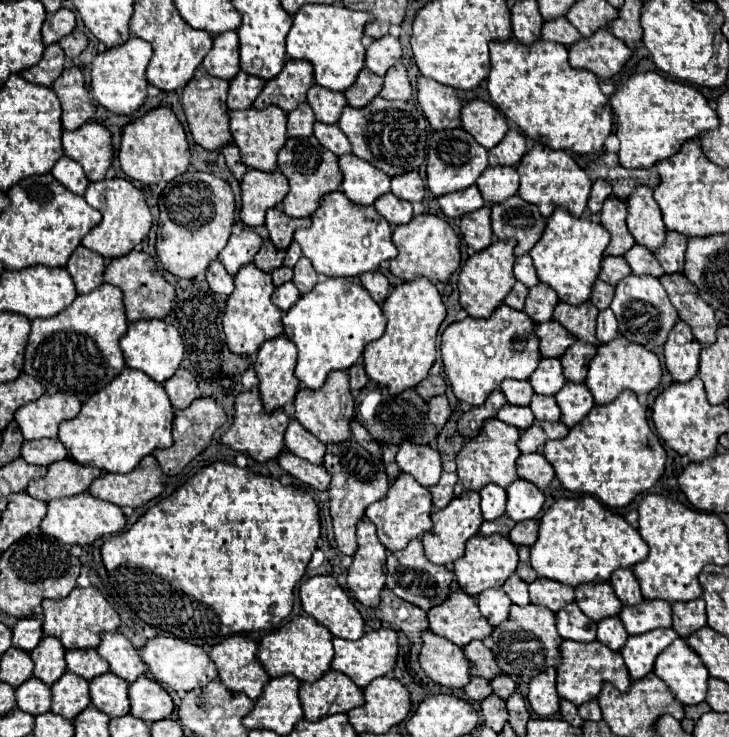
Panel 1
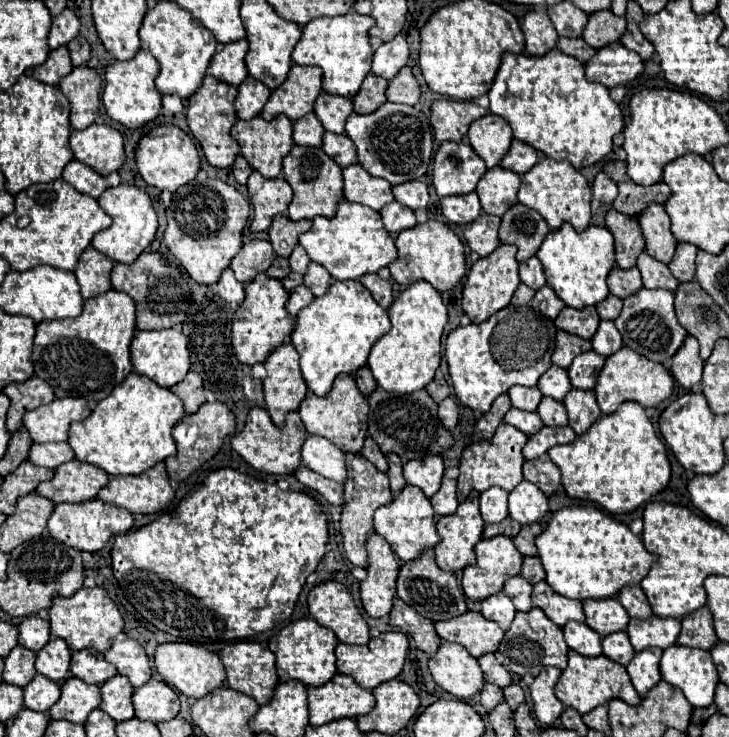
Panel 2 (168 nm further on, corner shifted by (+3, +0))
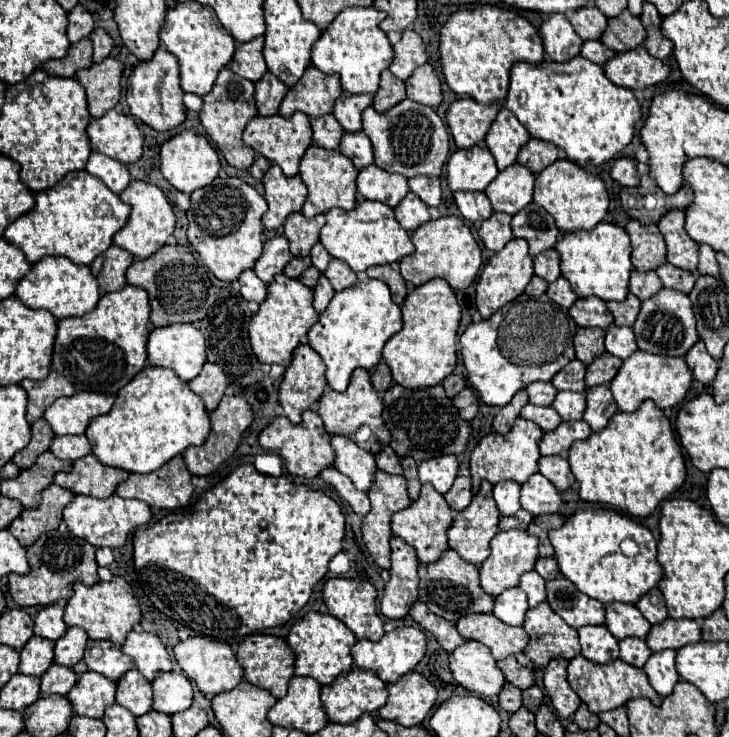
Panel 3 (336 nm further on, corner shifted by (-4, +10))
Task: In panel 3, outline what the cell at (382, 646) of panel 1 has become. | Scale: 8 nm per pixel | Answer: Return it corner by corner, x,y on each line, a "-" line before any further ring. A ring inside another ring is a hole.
402,626
392,632
386,632
380,642
358,640
352,646
354,666
362,670
374,670
384,682
396,682
400,680
400,676
414,670
414,666
424,658
424,652
426,652
426,634
416,626

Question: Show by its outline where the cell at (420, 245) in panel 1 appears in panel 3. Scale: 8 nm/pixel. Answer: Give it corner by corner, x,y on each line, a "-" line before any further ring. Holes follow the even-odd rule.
442,216
438,220
426,222
412,234
412,244
416,246
416,252
400,260
400,274
414,286
420,286
438,276
444,278
454,290
462,290
474,282
482,266
482,252
478,242
474,240
464,220
456,216

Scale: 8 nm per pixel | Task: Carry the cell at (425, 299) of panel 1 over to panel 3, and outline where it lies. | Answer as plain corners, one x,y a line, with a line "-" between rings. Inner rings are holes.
432,278
414,288
402,308
404,328
394,334
384,346
384,360
392,370
392,378
404,388
436,386
452,374
458,356
456,340
460,326
460,306
454,290
442,278

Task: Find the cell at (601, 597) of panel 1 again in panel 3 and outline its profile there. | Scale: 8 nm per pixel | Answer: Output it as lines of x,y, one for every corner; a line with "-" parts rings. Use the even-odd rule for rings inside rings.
612,602
606,606
606,628
618,640
630,636
644,640
652,626
640,614
640,610
636,610
636,606
624,606
622,602

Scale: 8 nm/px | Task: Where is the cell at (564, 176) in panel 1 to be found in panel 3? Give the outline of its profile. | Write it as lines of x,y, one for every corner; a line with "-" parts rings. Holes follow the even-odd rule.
556,160
552,166
548,166
536,176
534,202
554,216
558,230
564,234
572,230
574,232
592,230
598,222
604,220
610,206
610,198
608,198
604,182
568,160

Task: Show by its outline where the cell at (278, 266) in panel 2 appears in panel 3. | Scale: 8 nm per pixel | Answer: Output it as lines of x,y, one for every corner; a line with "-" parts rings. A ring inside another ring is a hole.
294,256
292,258
292,262
288,262
288,266
286,266
286,270
284,270
284,274
288,276
288,278
298,278
308,266
312,266
312,262
310,262
310,258
300,258
300,256

